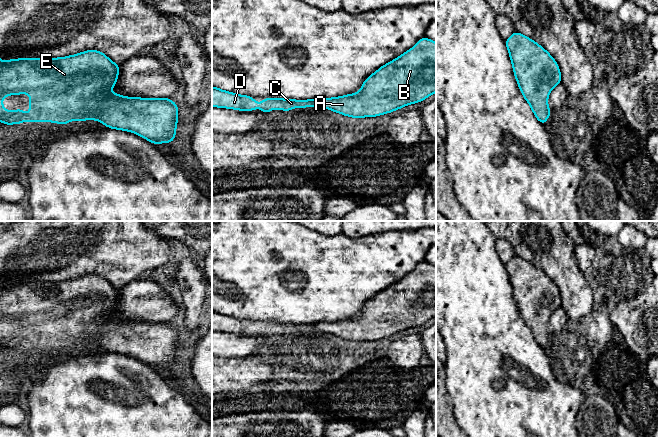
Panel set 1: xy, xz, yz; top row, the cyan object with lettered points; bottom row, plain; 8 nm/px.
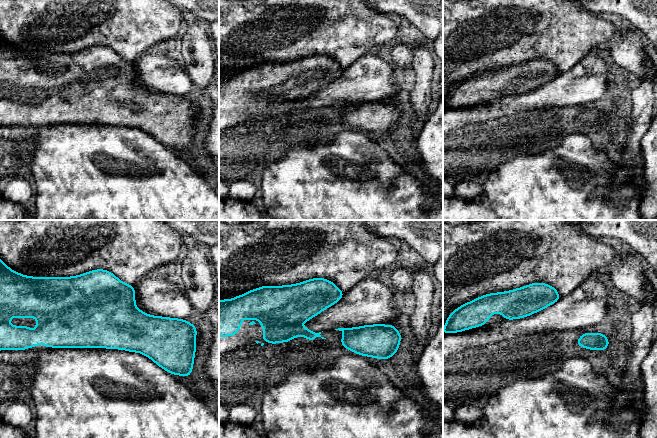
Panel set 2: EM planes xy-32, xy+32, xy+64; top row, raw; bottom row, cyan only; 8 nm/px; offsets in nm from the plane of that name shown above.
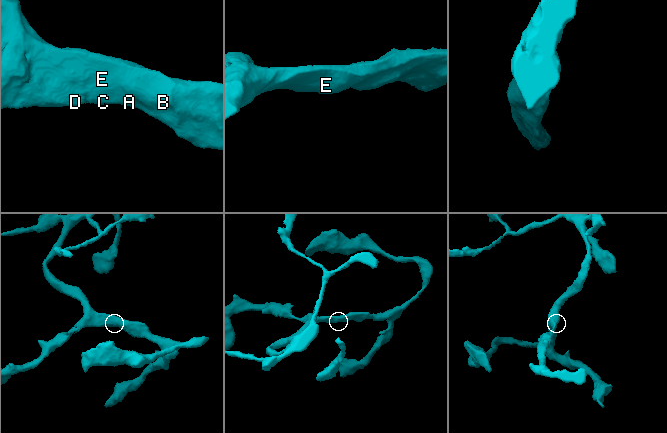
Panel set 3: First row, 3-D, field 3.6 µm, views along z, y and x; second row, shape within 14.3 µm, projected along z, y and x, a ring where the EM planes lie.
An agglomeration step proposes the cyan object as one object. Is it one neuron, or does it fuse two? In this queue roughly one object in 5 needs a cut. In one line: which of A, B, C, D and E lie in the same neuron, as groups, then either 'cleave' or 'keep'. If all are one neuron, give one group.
groups A B C D E; keep

